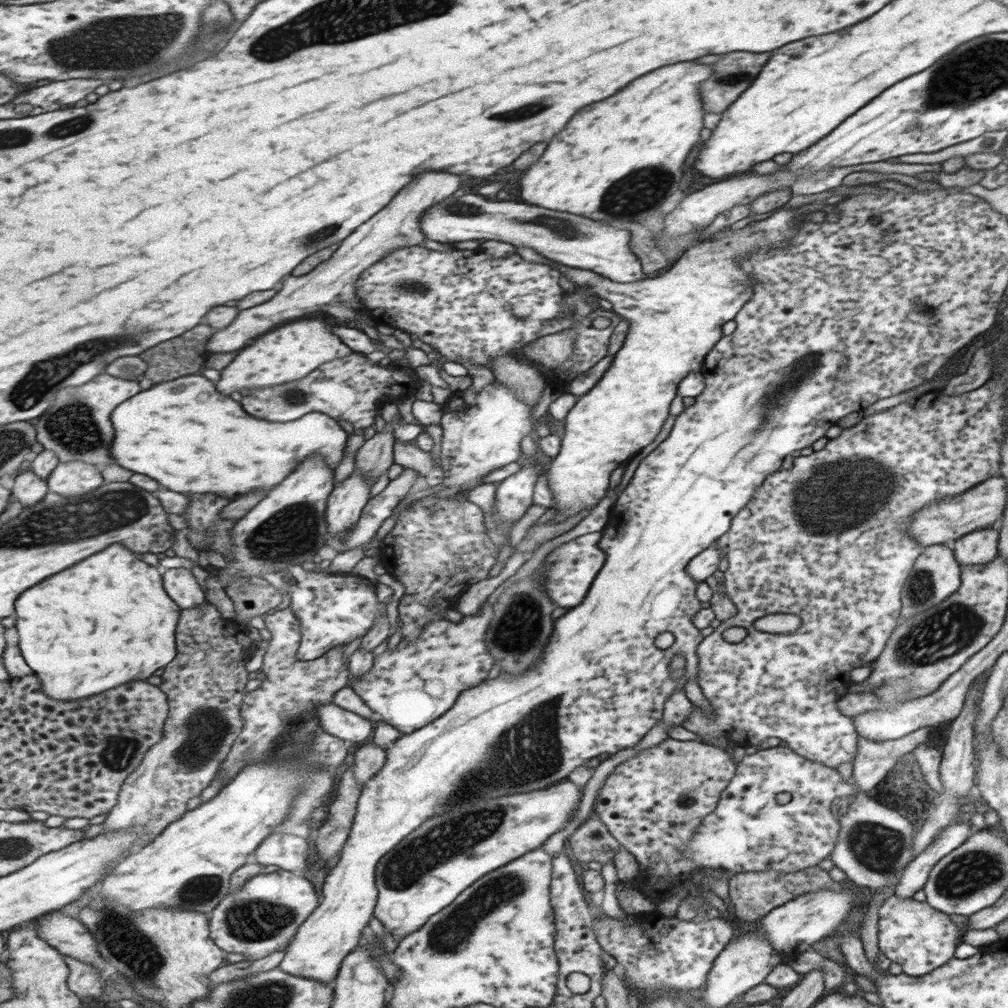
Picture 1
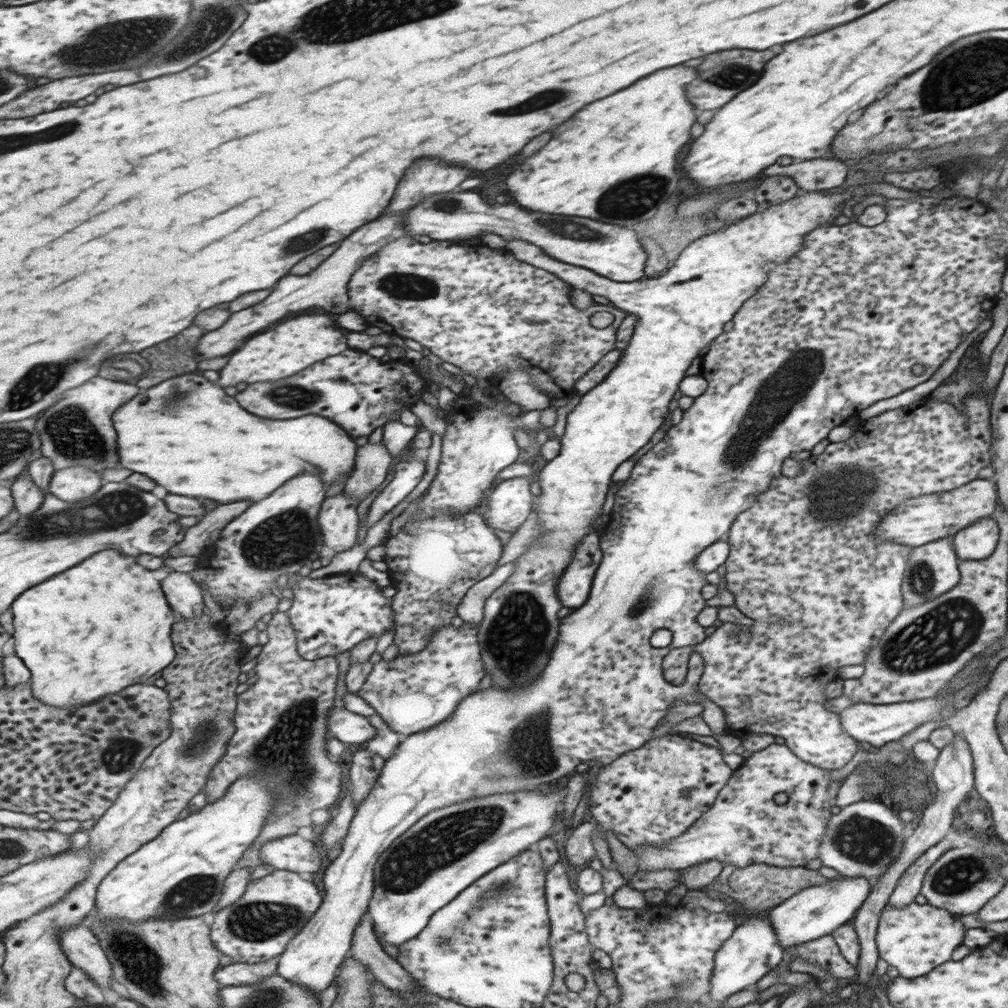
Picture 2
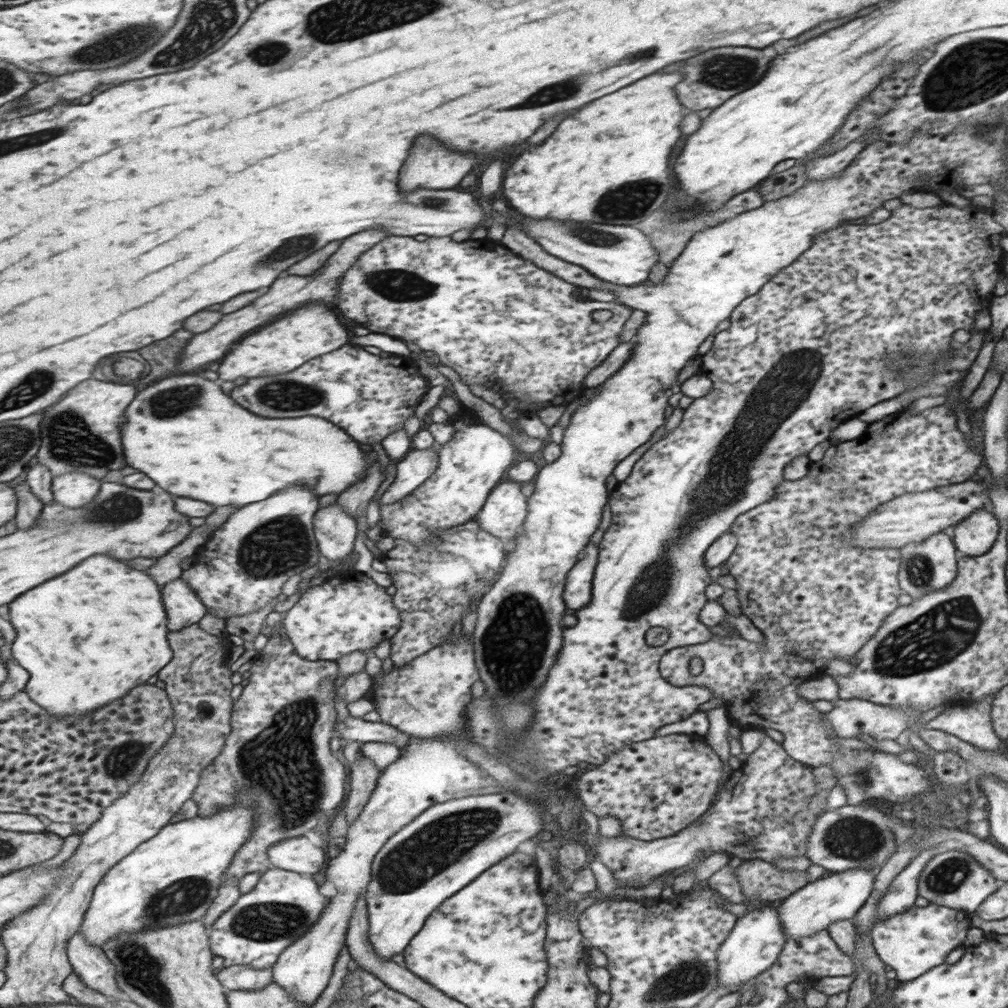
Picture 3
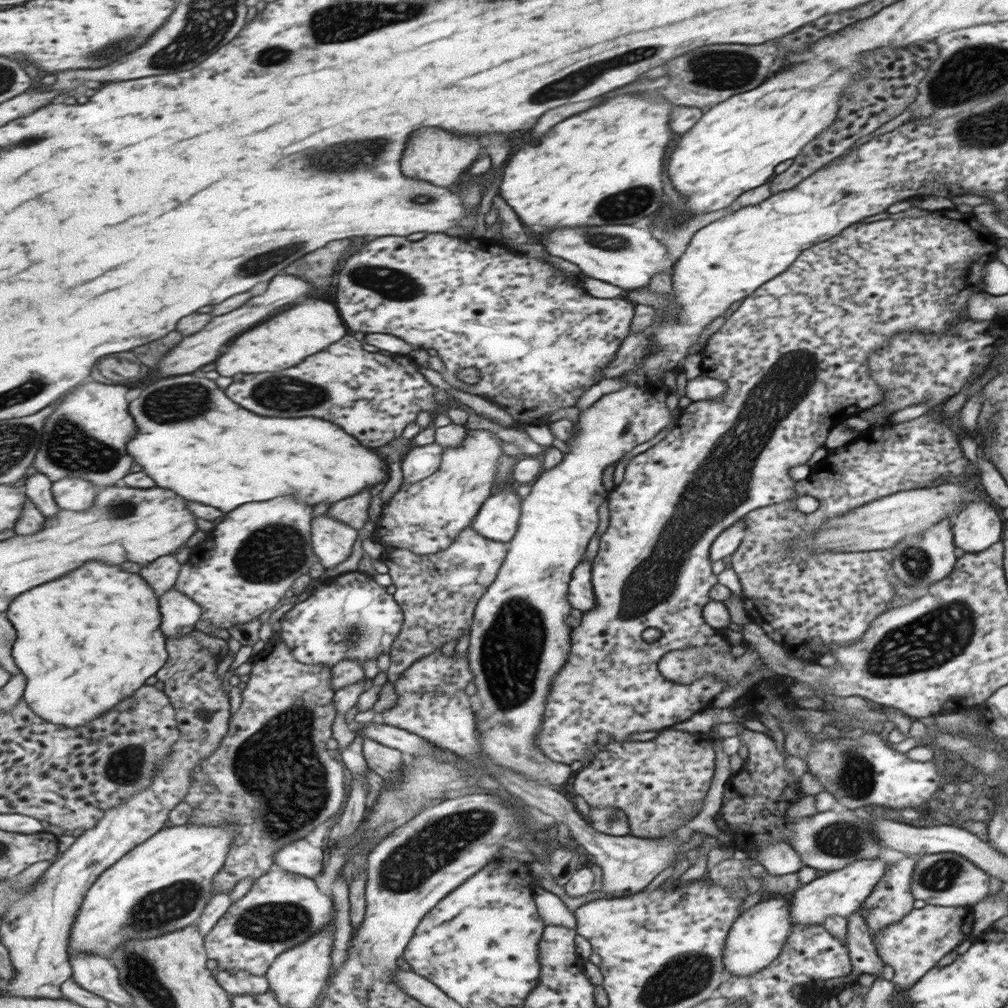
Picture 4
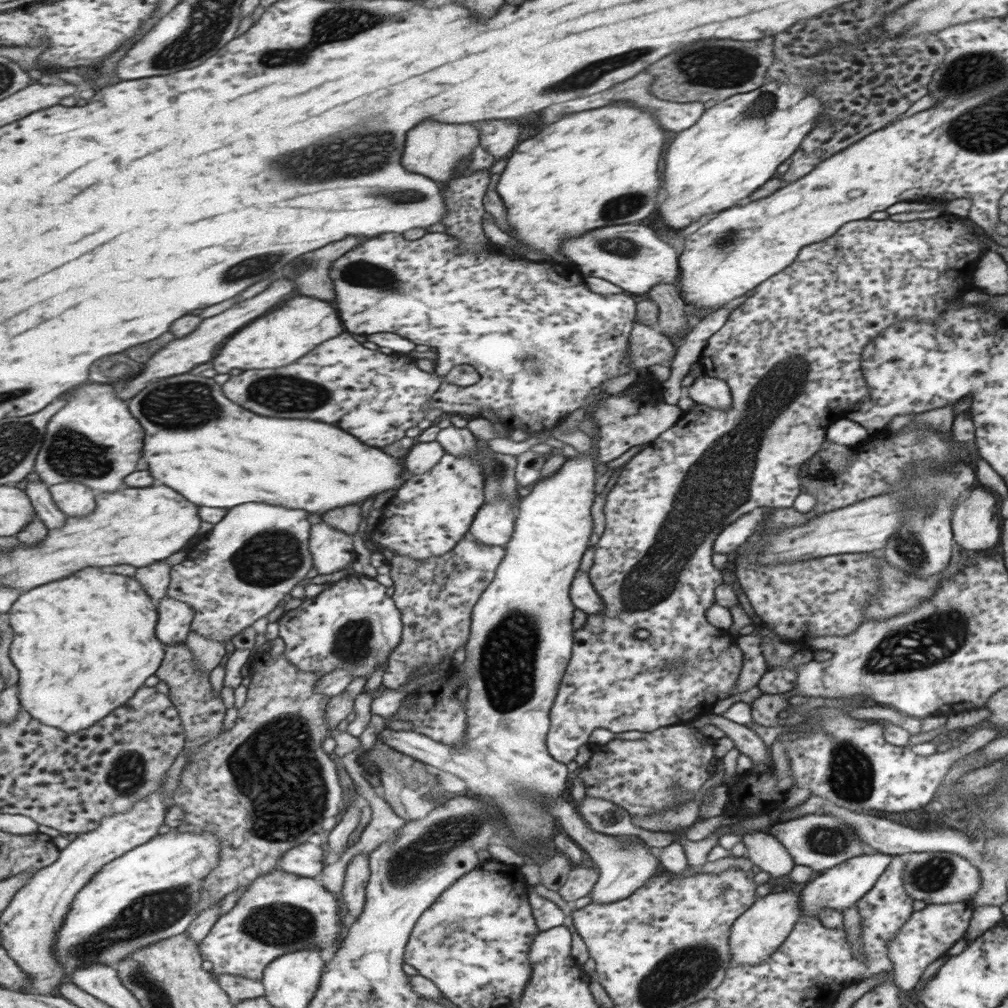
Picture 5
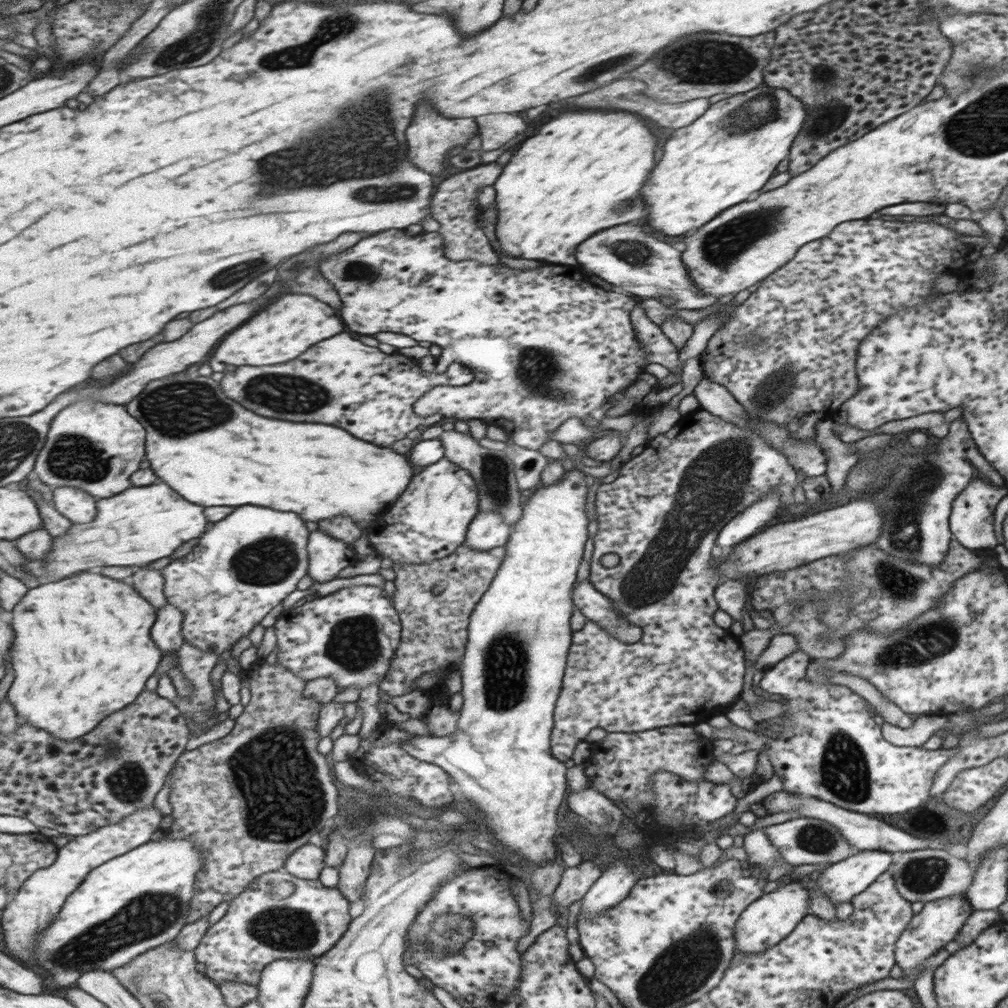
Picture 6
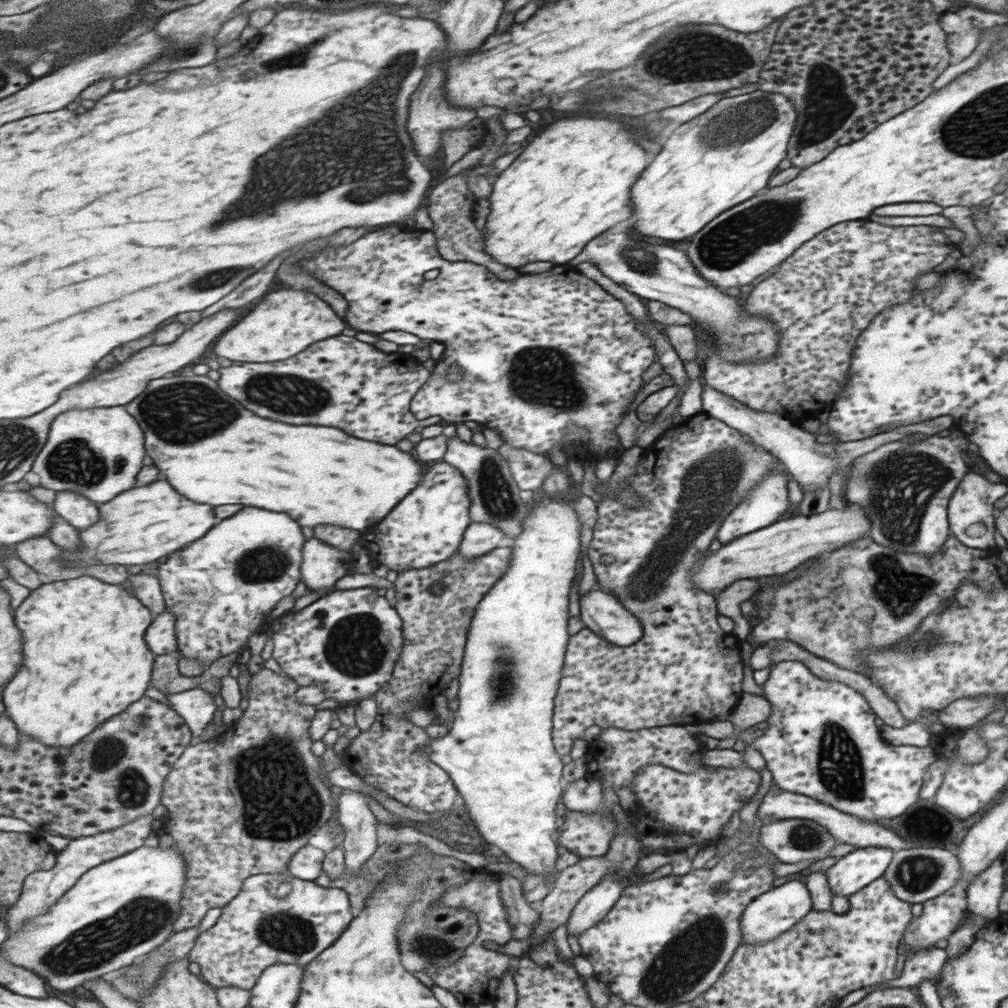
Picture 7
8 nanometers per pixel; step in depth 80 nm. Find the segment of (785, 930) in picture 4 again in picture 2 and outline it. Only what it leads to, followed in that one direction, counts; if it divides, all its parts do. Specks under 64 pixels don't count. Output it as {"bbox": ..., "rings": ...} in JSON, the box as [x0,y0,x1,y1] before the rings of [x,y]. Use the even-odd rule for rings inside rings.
{"bbox":[705,913,783,1004],"rings":[[[765,913],[745,916],[745,921],[739,925],[739,928],[735,928],[735,932],[714,956],[714,975],[711,976],[710,991],[705,997],[705,1002],[721,1004],[727,1000],[727,997],[752,988],[757,980],[765,978],[771,972],[771,968],[777,962],[782,961],[782,956],[783,948],[778,943]]]}

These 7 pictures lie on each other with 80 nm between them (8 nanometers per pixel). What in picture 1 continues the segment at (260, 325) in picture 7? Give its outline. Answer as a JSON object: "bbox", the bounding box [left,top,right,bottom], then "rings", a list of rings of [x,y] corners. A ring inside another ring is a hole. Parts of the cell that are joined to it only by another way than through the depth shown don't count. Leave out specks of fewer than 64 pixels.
{"bbox":[219,320,353,394],"rings":[[[301,320],[277,328],[261,336],[253,346],[241,350],[241,354],[223,370],[223,378],[219,380],[219,390],[225,394],[241,392],[243,388],[267,388],[277,384],[287,384],[293,380],[301,380],[309,376],[319,366],[330,363],[337,358],[351,356],[353,350],[343,344],[343,340],[333,334],[325,322],[321,320]]]}

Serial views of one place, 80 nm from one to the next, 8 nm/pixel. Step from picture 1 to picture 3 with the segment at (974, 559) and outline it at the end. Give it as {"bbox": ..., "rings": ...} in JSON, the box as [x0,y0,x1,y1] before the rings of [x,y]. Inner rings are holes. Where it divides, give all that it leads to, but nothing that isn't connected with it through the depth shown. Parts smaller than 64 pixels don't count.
{"bbox":[949,509,998,557],"rings":[[[983,509],[971,513],[968,519],[957,523],[949,530],[954,548],[965,557],[982,556],[990,551],[998,538],[997,520]]]}

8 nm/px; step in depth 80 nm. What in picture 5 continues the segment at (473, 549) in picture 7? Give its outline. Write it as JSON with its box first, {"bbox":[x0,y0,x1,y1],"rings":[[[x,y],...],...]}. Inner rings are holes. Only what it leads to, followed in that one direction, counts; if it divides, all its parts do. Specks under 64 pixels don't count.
{"bbox":[468,500,514,548],"rings":[[[495,500],[495,504],[485,502],[474,517],[473,523],[470,524],[468,535],[473,540],[478,541],[479,544],[504,548],[513,532],[514,519],[513,510],[511,510],[511,506],[505,500]]]}

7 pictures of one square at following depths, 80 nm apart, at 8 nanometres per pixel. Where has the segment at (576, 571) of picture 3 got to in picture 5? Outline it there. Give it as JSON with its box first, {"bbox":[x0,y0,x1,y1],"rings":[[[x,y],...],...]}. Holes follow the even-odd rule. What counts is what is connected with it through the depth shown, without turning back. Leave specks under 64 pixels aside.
{"bbox":[569,570,606,616],"rings":[[[579,570],[570,584],[569,595],[575,608],[579,608],[585,615],[601,616],[601,614],[606,614],[603,612],[606,610],[605,604],[601,602],[601,595],[593,587],[589,573]]]}

